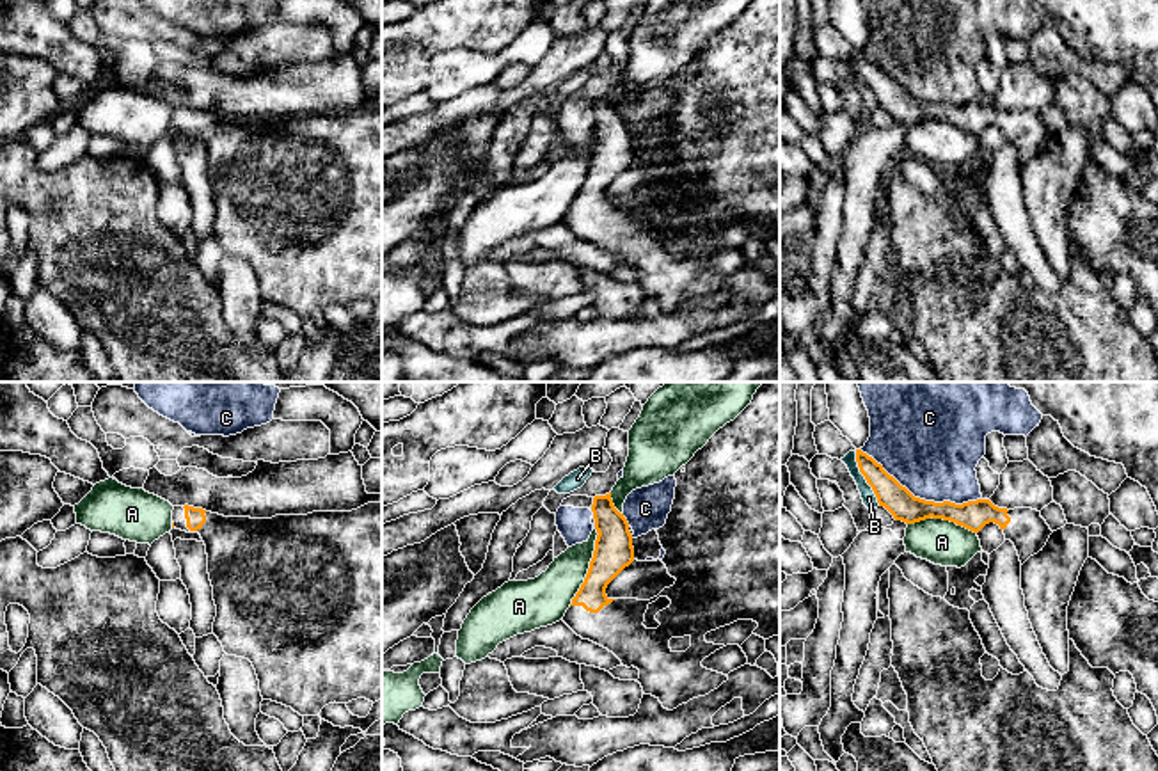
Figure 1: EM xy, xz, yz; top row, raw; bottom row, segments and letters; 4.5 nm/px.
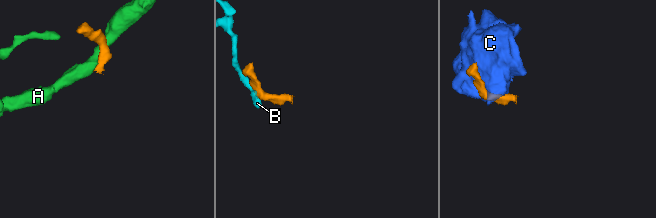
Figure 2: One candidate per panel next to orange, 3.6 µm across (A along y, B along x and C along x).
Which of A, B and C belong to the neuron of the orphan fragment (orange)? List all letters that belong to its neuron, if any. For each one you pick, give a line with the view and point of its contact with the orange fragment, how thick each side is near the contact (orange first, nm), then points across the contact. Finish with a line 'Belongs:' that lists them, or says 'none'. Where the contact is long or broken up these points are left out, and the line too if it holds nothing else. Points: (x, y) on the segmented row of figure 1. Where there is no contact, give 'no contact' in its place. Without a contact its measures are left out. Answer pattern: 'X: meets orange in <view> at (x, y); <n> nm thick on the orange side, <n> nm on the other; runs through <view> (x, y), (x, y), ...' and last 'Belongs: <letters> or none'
Belongs: none

